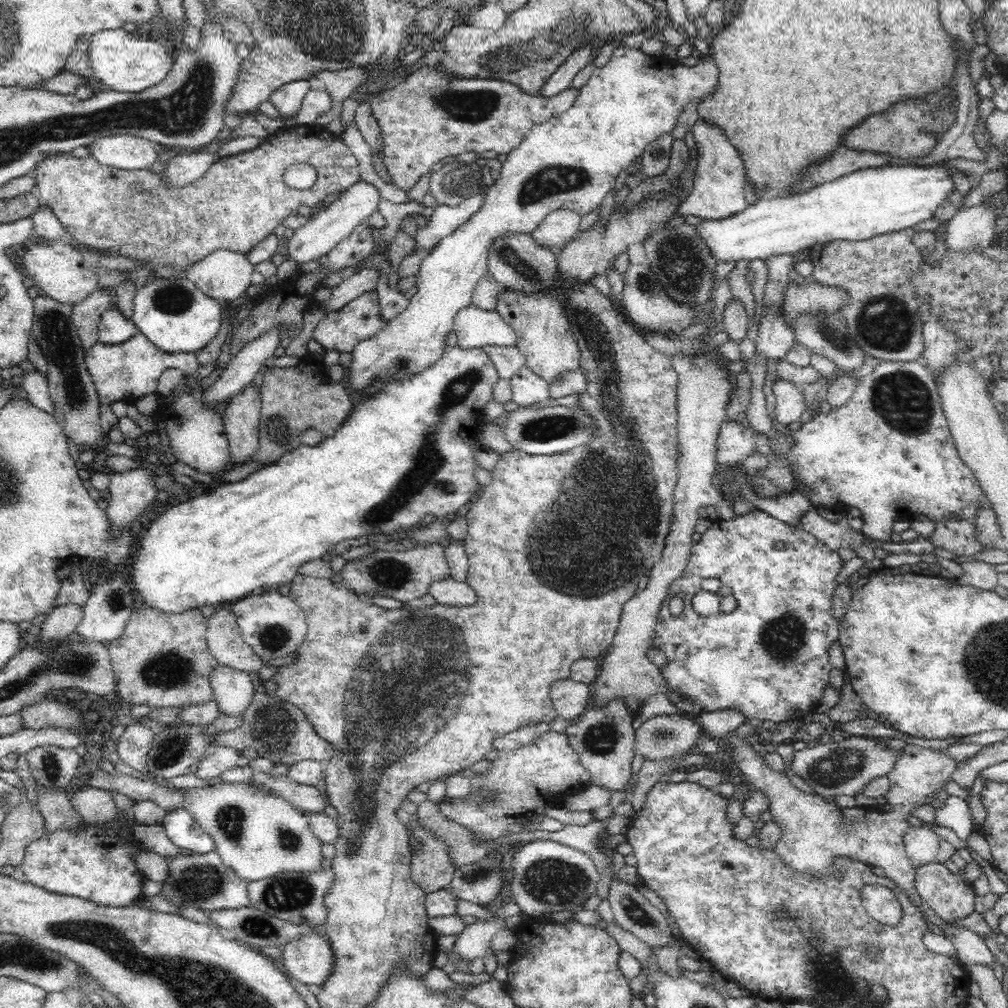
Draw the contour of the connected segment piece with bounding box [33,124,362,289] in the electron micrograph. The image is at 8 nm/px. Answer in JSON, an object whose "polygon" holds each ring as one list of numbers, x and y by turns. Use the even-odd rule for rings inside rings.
{"polygon":[[298,124,292,128,284,128,263,140,254,150,221,158,214,165,210,166,202,178,196,180,196,182,188,183,186,187,172,187,169,185,168,180,164,179,164,175,154,174,150,169,133,171,120,170,102,165,91,156,76,158,69,153,57,153,52,157,45,157,41,162,37,163,33,172,35,173,35,188,40,191,40,195,42,195,42,199,44,199,45,202,44,204,52,209,52,212,59,218,62,226,69,232,72,239,81,242,86,245,86,247,90,247,98,253,102,253,102,255,125,257,126,259,134,258,134,261,140,261,140,263,144,265,128,276,128,280,134,280,134,282,136,282,138,289,146,284,146,278,150,276,150,272,156,272,156,276,160,276,160,278,178,277,182,275,182,270,203,260,206,256,210,256,210,254,216,252,216,250,227,249,247,255,253,246,256,246,258,242,264,240,264,238,270,234,274,234,274,230,276,230,280,224,283,224,288,216,297,213,301,206,310,206,310,208,314,208,315,210,320,209,320,205,326,196,336,193,342,194,346,192,350,186,354,186,354,184,362,181,358,159,352,155,352,151,350,151,346,143,342,141,341,136,330,133,326,127,317,124,308,127],[300,163,310,164,318,171,318,182,316,182,310,190,293,190,284,183,283,176,286,168,290,165]]}

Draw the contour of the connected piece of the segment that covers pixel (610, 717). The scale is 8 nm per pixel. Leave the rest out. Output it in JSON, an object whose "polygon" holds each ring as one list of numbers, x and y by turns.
{"polygon":[[624,696,618,699,612,699,606,703,606,708,600,710,585,710,578,718,571,722,566,730,569,746,578,754,582,766,590,773,589,784,598,787,604,787,612,792,624,790,632,778,632,760,634,758,635,729,633,728,633,719,635,712,630,711,628,703,624,702]]}

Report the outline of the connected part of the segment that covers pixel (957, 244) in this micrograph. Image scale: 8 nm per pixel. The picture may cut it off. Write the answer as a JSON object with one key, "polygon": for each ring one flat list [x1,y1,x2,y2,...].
{"polygon":[[982,203,958,211,944,227,946,249,972,251,975,244,980,244,980,249,990,247,990,239,996,235,994,234,995,217,994,211,990,211]]}

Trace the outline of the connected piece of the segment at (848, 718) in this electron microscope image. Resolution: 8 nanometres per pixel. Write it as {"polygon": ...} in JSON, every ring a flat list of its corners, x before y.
{"polygon":[[845,676,842,686,838,690,838,702,827,711,834,722,852,722,858,717,869,717,870,710,860,700,859,695,851,688,851,678]]}

